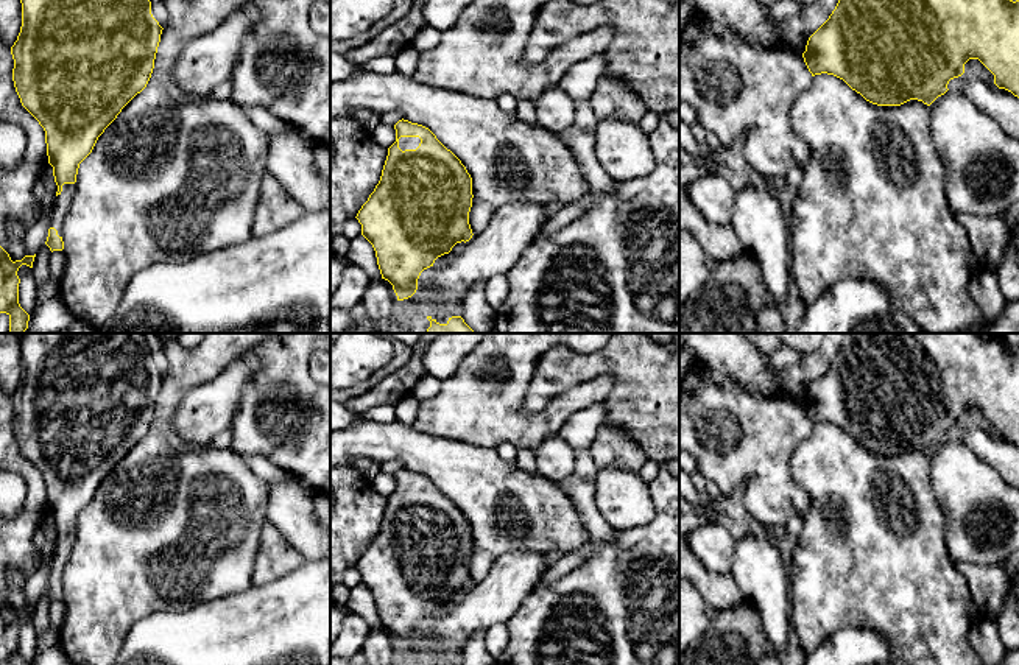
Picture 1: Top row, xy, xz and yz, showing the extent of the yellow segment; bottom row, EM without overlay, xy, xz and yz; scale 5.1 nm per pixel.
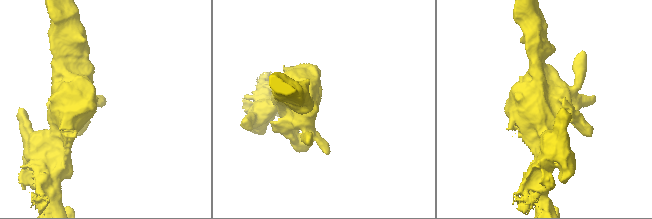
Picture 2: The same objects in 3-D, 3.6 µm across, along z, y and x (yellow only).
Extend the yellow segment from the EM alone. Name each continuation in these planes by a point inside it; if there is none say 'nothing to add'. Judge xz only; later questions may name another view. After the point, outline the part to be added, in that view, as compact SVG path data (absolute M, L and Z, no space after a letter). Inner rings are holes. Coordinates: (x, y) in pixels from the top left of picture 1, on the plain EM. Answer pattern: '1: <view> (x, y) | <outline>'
1: xz (404, 491) | M400 486L399 487L399 497L402 500L405 498L416 498L421 492L421 487L419 486Z

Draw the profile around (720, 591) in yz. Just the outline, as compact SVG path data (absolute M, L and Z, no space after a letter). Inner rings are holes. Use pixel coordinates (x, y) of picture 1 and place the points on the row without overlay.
M696 509L679 515L679 578L696 587L706 603L715 610L726 610L743 601L734 576L707 570L692 553L687 542L690 531L709 522L709 517Z

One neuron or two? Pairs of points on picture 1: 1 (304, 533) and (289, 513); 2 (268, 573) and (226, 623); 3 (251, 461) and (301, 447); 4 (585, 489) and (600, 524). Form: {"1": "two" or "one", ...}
{"1": "one", "2": "two", "3": "two", "4": "one"}

